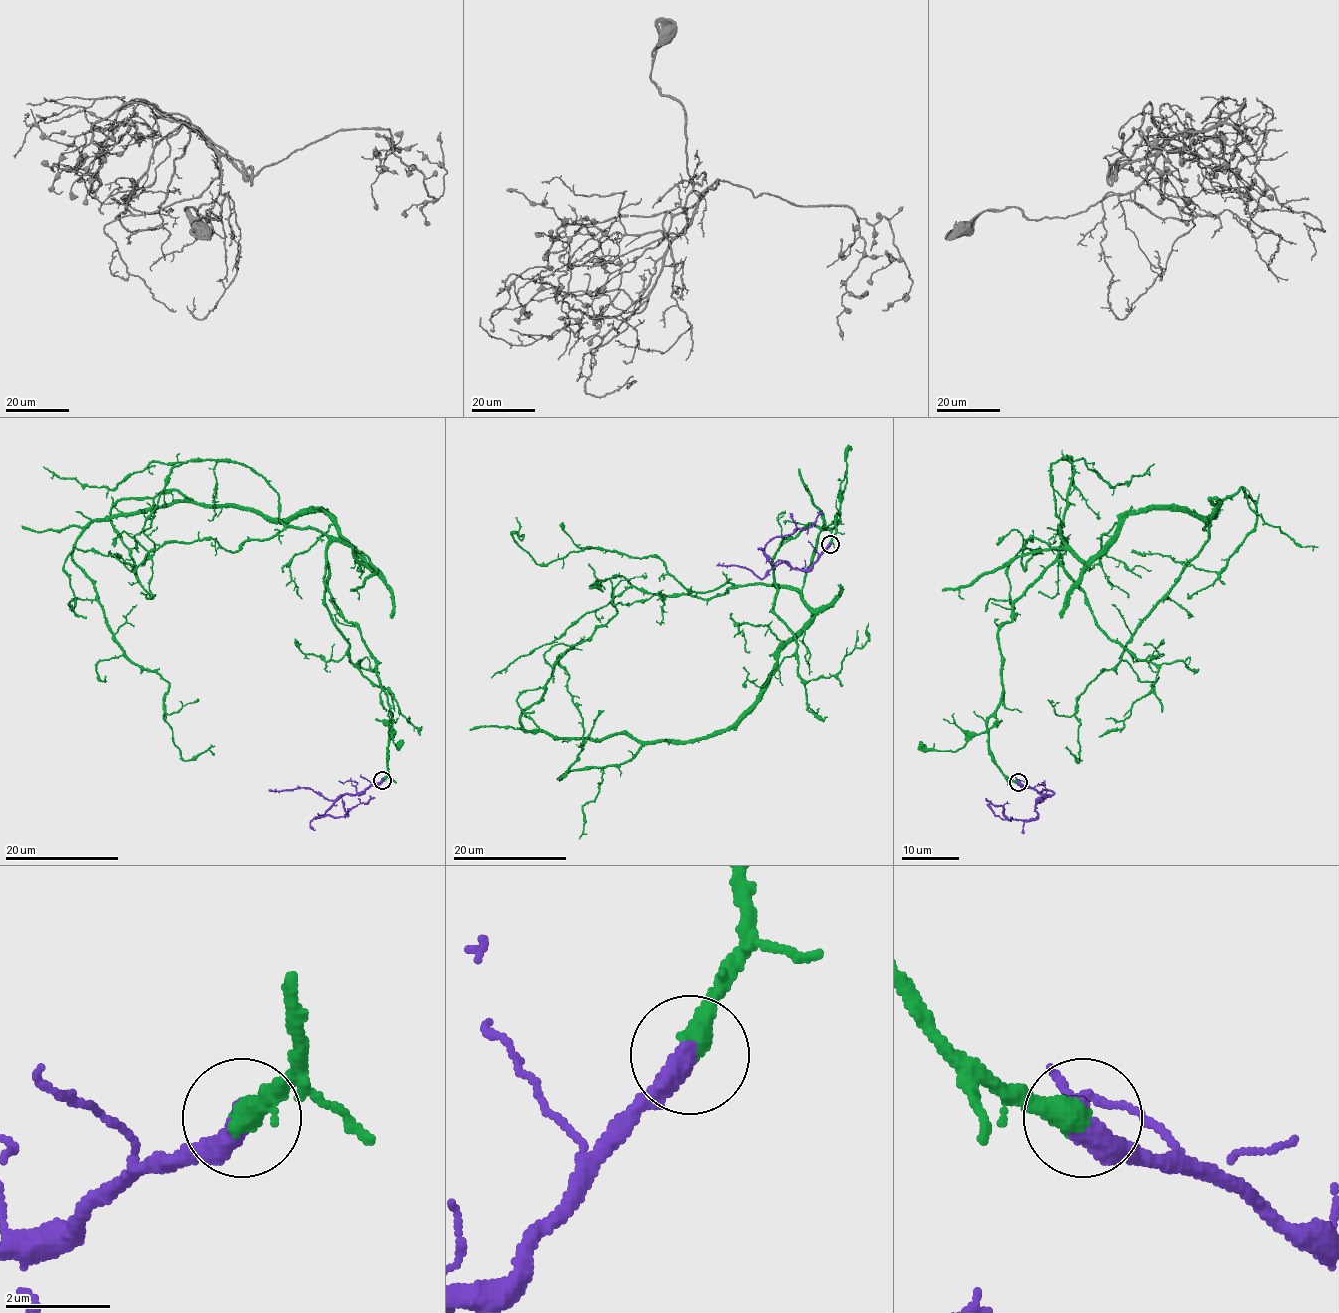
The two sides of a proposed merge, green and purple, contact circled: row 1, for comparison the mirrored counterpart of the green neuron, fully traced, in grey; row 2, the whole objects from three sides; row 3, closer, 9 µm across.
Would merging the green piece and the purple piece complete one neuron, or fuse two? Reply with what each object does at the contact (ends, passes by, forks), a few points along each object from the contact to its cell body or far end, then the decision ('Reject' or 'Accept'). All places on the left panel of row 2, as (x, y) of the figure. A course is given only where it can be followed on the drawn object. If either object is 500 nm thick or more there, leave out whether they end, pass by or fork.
At the ring green ends. At the ring purple ends. Course of green: (382, 780), (324, 511), (93, 522), (106, 623), (215, 746). Course of purple: (382, 780), (358, 794), (344, 794), (317, 817), (342, 817), (361, 803), (375, 797). Accept

